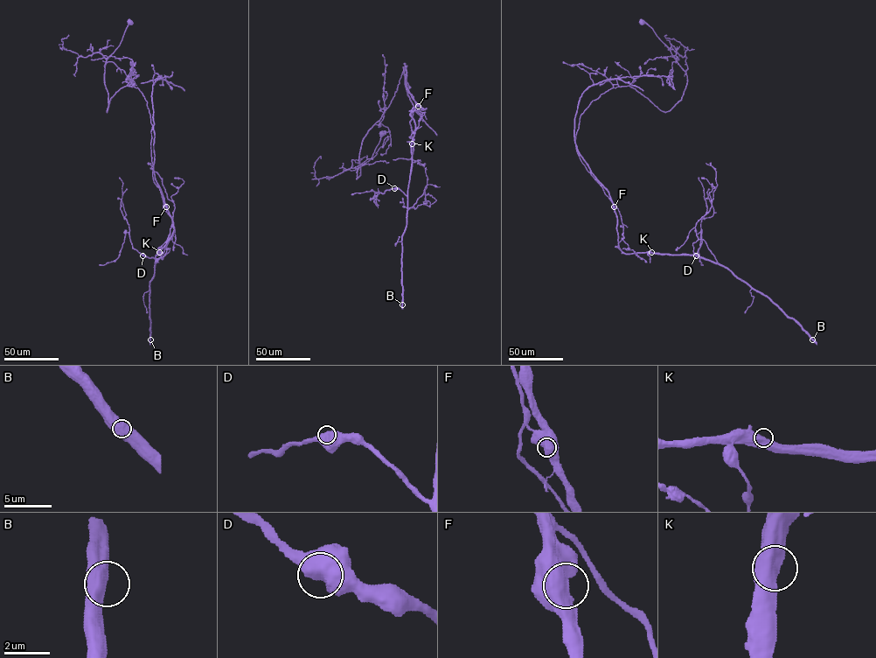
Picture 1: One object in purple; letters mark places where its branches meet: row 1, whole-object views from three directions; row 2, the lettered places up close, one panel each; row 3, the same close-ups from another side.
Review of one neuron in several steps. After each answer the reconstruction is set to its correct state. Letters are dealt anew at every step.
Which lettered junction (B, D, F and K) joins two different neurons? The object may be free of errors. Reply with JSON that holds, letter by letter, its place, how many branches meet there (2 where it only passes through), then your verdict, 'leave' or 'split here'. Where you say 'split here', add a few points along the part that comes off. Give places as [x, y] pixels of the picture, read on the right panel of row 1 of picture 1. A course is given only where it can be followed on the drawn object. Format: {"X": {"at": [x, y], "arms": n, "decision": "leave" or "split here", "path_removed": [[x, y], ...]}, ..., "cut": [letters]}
{"B": {"at": [812, 339], "arms": 1, "decision": "leave"}, "D": {"at": [696, 255], "arms": 1, "decision": "leave"}, "F": {"at": [614, 206], "arms": 1, "decision": "split here", "path_removed": [[614, 207], [577, 151], [580, 115], [628, 86], [669, 111], [686, 84], [676, 55], [687, 49], [666, 35]]}, "K": {"at": [651, 252], "arms": 1, "decision": "leave"}, "cut": ["F"]}

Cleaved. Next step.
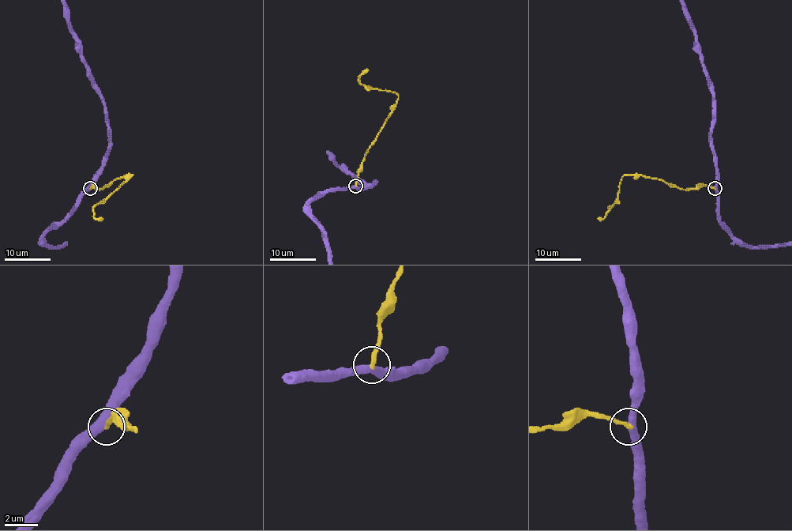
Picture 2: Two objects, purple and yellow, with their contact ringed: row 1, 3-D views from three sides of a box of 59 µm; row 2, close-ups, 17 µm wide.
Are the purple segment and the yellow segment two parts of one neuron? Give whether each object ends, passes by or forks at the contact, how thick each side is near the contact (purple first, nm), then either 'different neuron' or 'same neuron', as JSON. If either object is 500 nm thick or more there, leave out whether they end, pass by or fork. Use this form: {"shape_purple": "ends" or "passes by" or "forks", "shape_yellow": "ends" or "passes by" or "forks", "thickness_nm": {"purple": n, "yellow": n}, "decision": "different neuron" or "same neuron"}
{"shape_purple": "passes by", "shape_yellow": "ends", "thickness_nm": {"purple": 480, "yellow": 240}, "decision": "different neuron"}

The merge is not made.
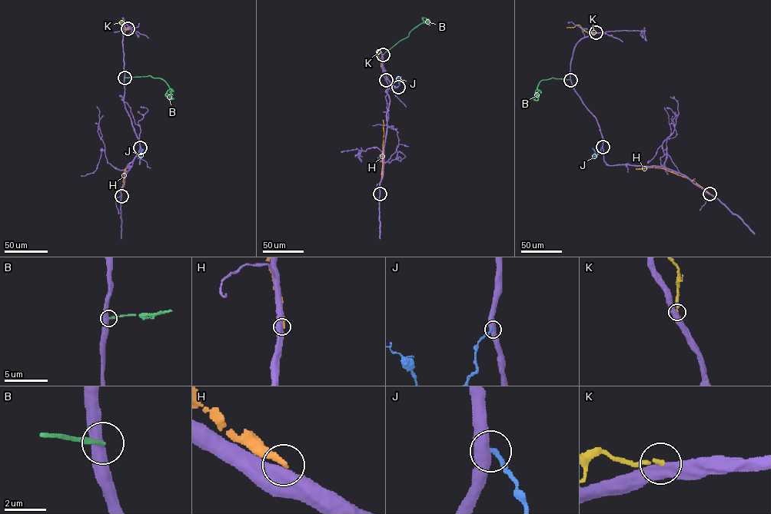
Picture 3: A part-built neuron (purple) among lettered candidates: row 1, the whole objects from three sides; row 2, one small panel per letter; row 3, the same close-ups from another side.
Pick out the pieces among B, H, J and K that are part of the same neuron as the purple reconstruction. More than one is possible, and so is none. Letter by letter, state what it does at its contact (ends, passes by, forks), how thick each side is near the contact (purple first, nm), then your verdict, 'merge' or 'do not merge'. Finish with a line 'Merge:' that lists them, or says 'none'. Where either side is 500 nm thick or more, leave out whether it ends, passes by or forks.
B: it ends | 480/170 nm | do not merge
H: 750/360 nm | do not merge
J: 500/200 nm | do not merge
K: 550/190 nm | do not merge
Merge: none

